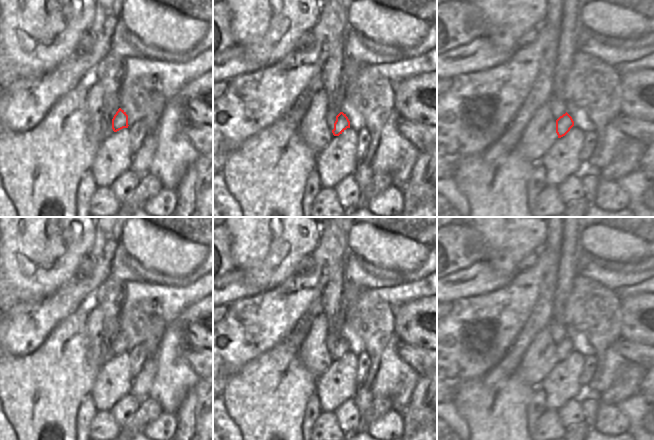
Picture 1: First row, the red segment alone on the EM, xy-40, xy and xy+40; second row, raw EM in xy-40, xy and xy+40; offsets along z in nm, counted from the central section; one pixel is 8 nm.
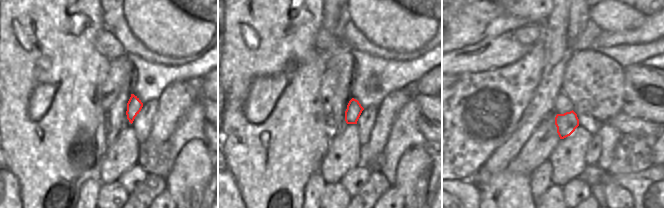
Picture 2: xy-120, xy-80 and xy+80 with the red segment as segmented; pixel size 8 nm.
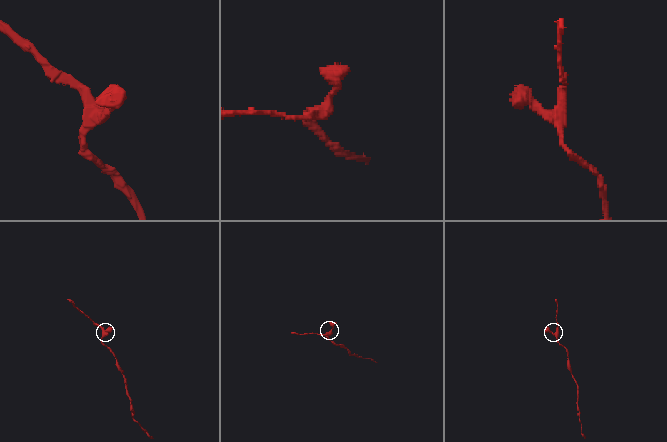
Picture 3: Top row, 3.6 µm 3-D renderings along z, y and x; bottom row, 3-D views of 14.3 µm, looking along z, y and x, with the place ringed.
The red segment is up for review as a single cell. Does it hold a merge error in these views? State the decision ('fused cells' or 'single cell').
single cell

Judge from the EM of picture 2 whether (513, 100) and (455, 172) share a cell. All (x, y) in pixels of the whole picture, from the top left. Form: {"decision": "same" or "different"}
{"decision": "same"}

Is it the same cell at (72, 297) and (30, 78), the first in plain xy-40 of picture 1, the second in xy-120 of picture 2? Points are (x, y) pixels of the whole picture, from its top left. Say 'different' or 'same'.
different

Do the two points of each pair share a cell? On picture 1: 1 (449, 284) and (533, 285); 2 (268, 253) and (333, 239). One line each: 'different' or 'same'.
1: different
2: different

